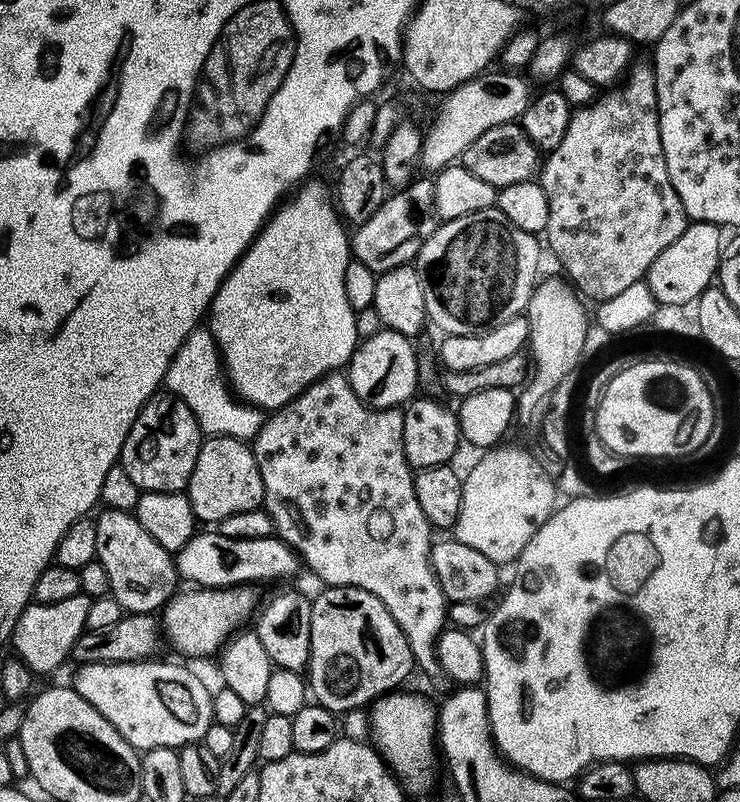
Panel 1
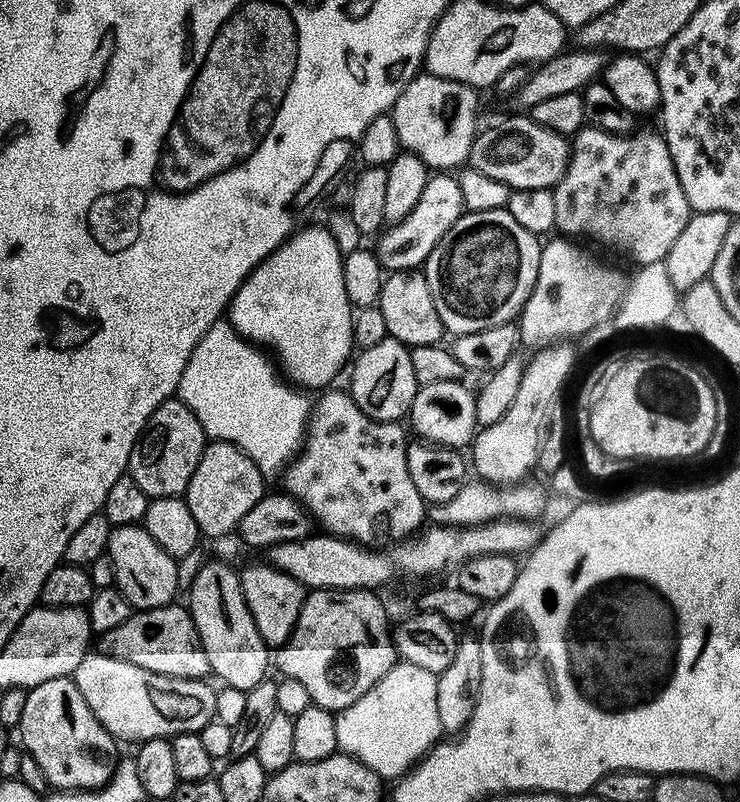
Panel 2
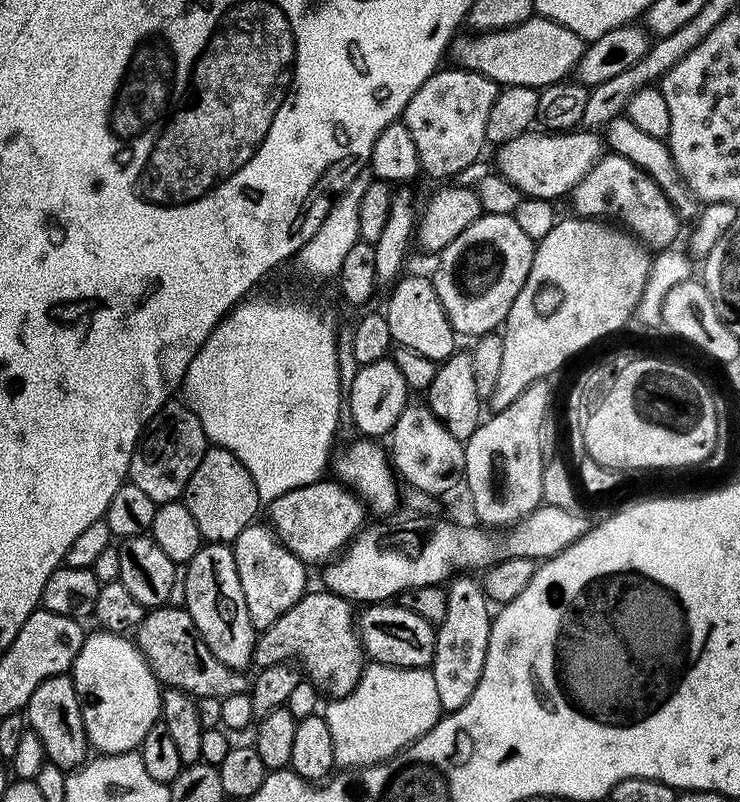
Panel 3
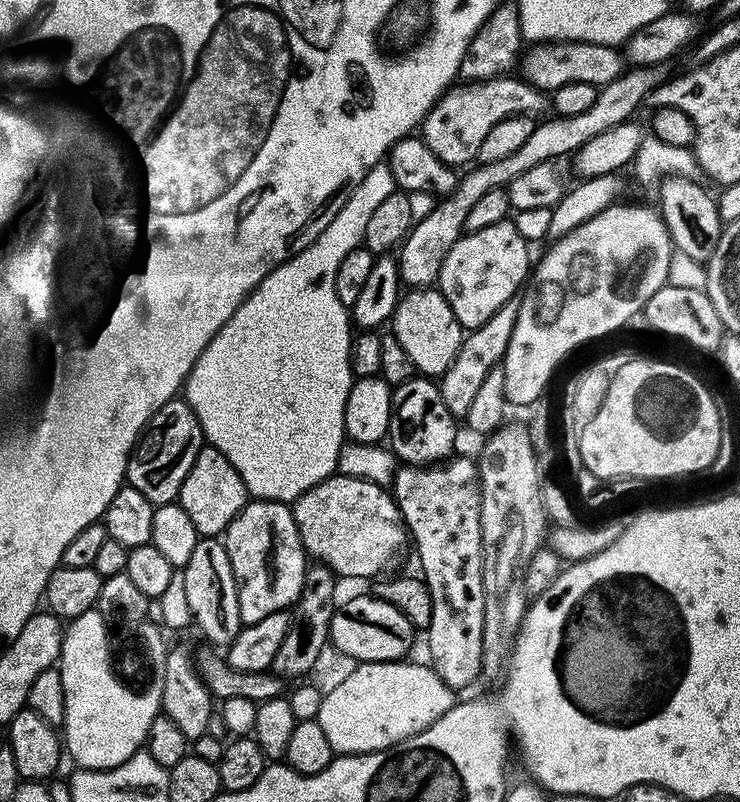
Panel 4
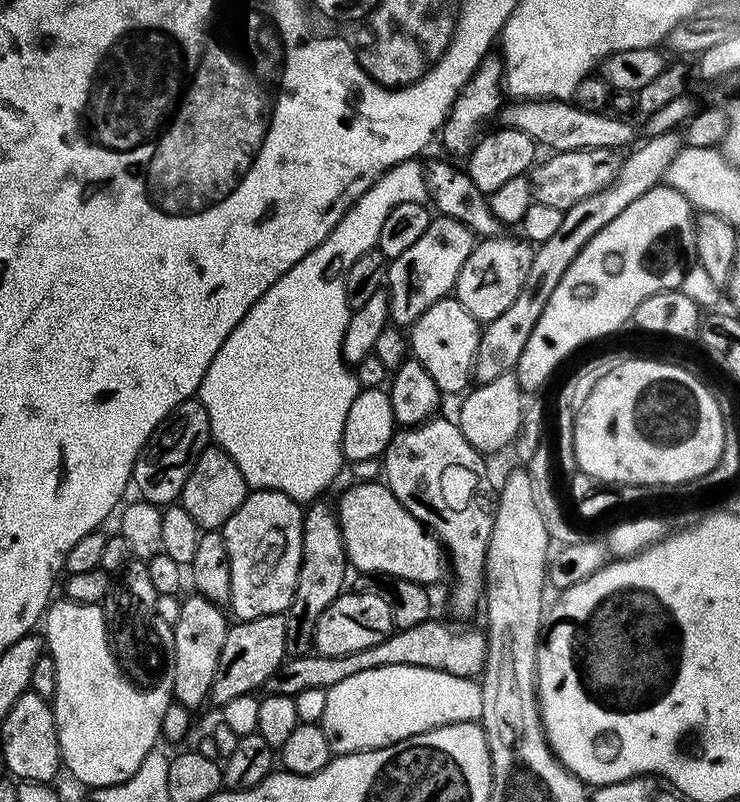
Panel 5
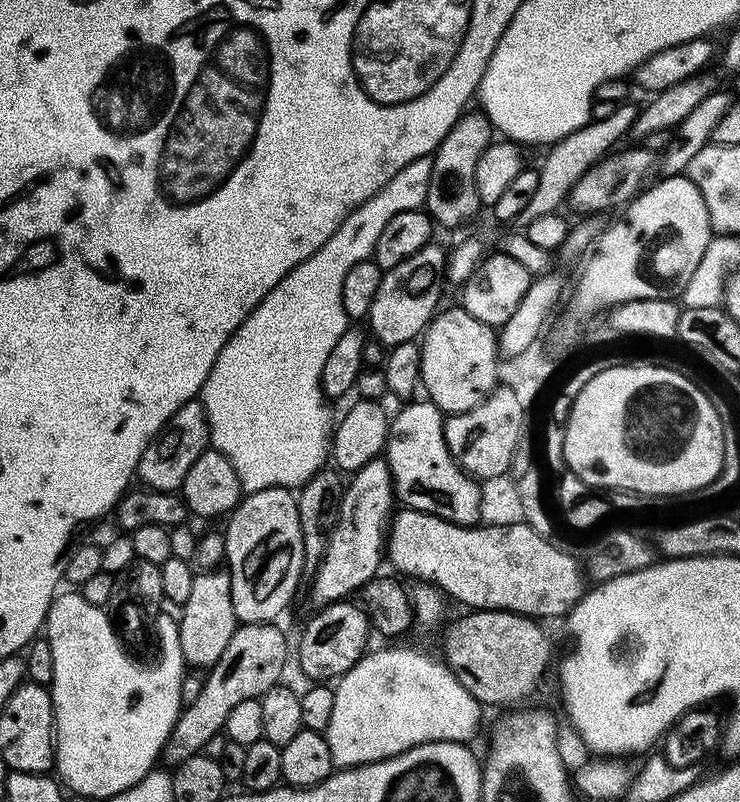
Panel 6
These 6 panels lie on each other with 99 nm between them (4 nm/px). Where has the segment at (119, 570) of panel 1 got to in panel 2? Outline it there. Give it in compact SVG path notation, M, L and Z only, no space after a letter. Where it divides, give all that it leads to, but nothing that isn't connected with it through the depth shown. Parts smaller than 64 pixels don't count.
M139 524L113 527L106 555L113 566L115 587L132 603L133 609L157 608L177 599L176 583L180 580L180 572L176 569L178 560L167 553L145 527Z

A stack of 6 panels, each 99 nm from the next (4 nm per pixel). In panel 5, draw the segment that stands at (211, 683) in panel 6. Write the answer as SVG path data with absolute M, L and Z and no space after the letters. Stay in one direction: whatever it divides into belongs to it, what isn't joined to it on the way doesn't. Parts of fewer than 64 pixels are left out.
M263 616L253 620L241 620L233 623L226 634L226 646L222 646L222 658L218 658L218 674L214 674L214 686L210 697L217 706L229 704L234 698L247 696L252 688L263 689L272 677L272 660L283 661L286 653L281 643L286 634L285 617Z

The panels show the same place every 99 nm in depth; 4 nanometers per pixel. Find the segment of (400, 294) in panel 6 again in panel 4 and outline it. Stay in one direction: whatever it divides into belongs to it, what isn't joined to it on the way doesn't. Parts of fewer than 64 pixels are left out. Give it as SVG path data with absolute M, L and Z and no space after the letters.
M655 64L652 68L641 68L639 66L629 67L623 75L603 85L597 91L594 98L594 106L590 106L590 110L585 110L583 114L574 114L573 116L556 116L552 120L546 120L543 123L537 123L526 142L514 150L512 154L507 154L506 158L500 158L498 161L486 161L477 163L475 166L469 167L465 176L461 175L456 182L456 188L449 196L437 199L436 204L424 217L417 219L412 225L412 230L408 237L404 239L402 247L398 252L398 263L400 265L400 279L409 289L426 288L435 285L440 278L440 271L446 262L446 258L450 254L450 250L454 246L454 242L458 242L461 236L465 235L466 229L464 223L470 214L470 210L474 210L474 206L478 202L478 198L482 198L482 194L486 194L491 188L504 188L511 180L518 178L518 174L526 174L526 170L530 170L539 164L559 161L559 156L571 157L579 152L582 146L586 146L586 142L590 142L594 138L598 138L598 134L602 134L605 130L610 130L619 124L629 123L633 119L632 116L636 112L636 107L643 102L644 99L651 97L661 84L669 79L669 69L663 64Z

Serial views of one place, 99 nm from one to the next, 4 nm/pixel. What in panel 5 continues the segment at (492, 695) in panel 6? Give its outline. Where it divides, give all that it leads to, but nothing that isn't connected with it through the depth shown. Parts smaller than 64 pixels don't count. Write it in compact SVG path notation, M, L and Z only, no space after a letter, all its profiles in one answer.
M430 618L413 628L401 628L393 631L378 646L358 650L349 656L322 656L309 654L289 659L284 669L273 671L268 679L267 691L283 696L297 696L302 690L315 688L333 688L338 682L350 678L353 674L362 674L362 670L374 670L382 666L418 666L449 672L455 676L476 678L484 671L484 660L488 654L488 637L476 628L454 628L443 624L437 618Z

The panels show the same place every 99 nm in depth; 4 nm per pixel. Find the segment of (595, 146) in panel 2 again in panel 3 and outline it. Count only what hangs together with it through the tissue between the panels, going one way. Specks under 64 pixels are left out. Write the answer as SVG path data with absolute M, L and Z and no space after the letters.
M615 154L601 155L600 161L588 171L586 178L582 178L582 182L572 189L571 200L576 211L573 213L577 217L619 222L649 249L668 249L677 243L676 235L680 232L682 219L655 178L630 162L630 158Z

